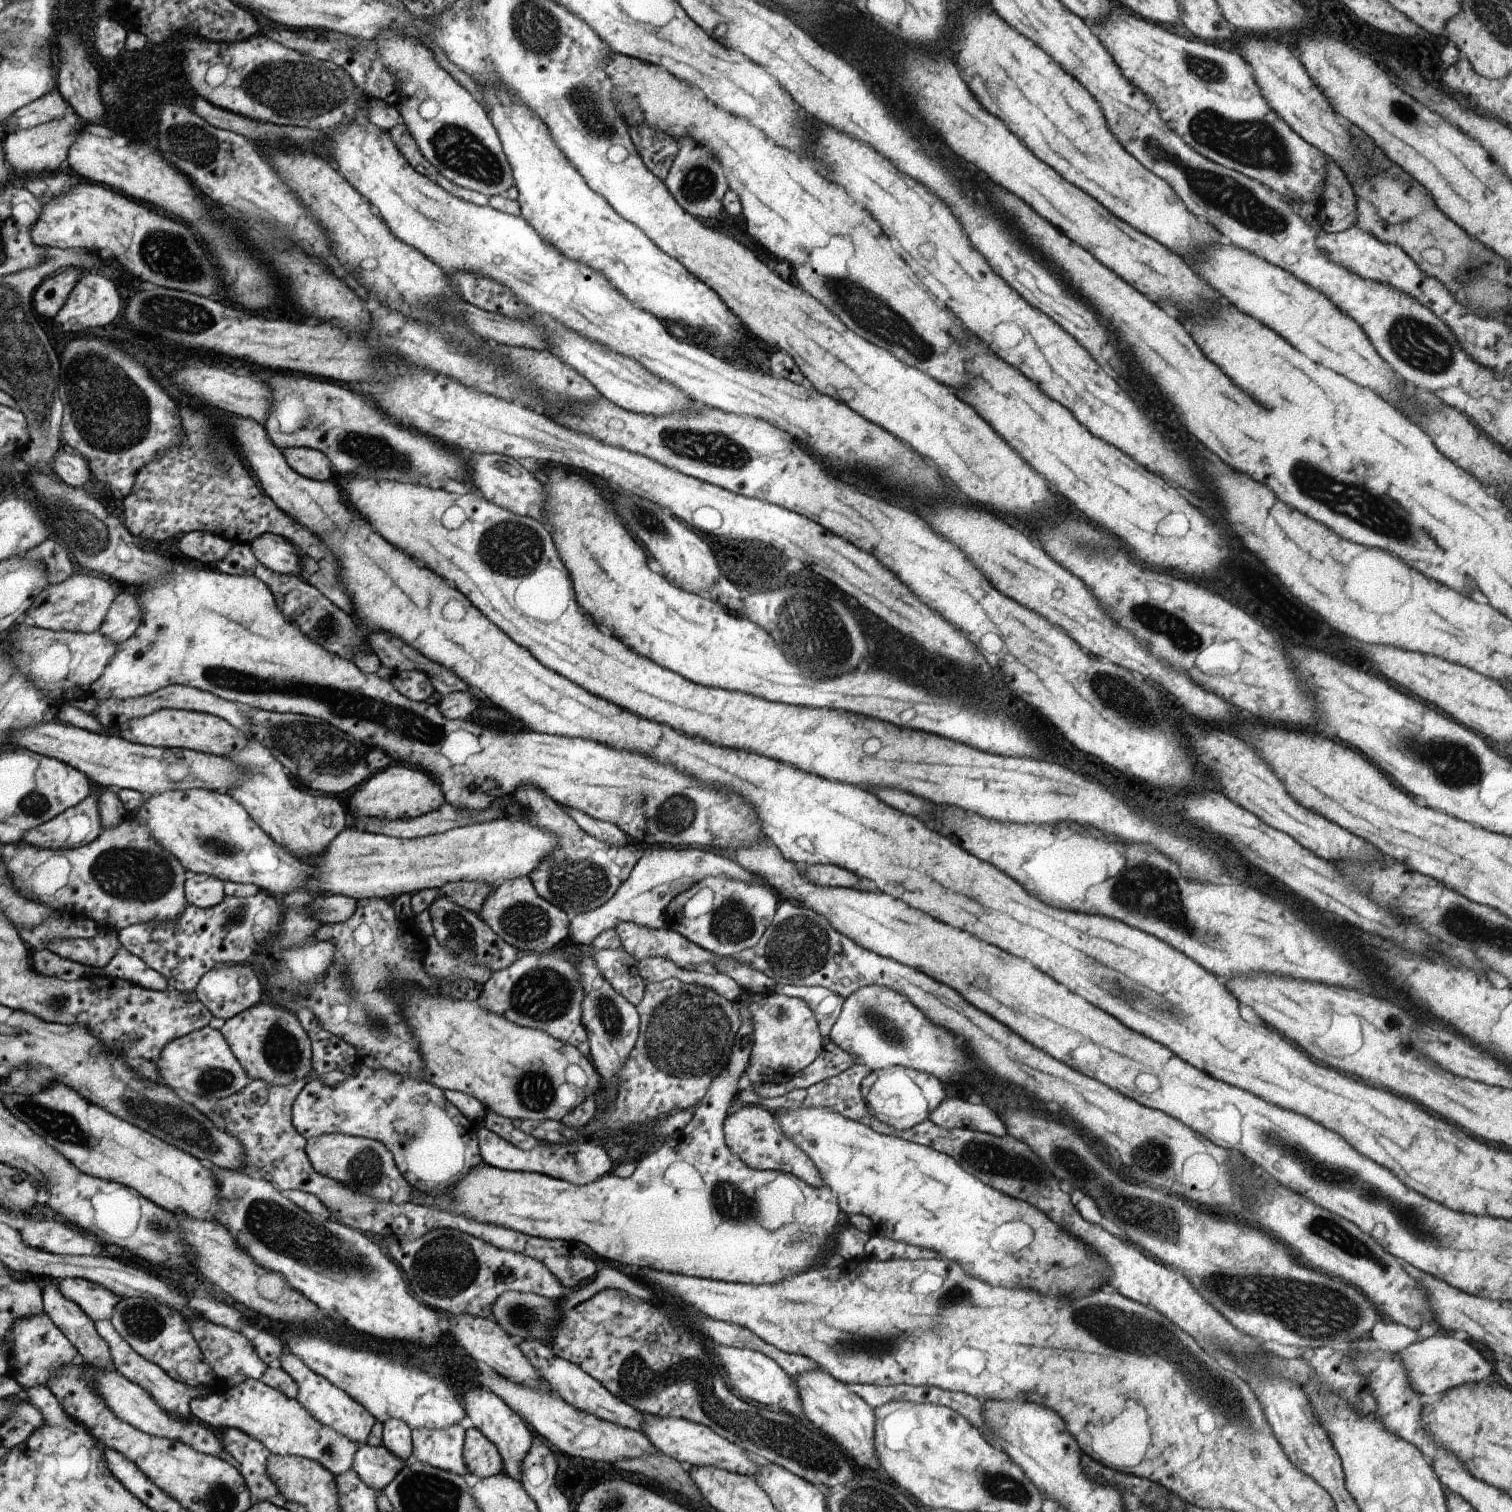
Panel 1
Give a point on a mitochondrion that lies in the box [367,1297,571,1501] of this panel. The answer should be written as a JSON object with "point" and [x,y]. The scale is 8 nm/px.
{"point":[527,1318]}

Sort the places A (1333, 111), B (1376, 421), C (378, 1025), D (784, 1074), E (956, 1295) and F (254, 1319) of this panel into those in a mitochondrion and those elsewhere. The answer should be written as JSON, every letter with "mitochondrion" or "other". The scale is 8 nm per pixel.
{"A":"other","B":"other","C":"mitochondrion","D":"other","E":"mitochondrion","F":"other"}

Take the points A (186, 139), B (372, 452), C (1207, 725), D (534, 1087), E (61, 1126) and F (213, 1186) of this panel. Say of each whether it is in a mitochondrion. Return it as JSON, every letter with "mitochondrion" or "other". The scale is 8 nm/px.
{"A":"mitochondrion","B":"mitochondrion","C":"other","D":"mitochondrion","E":"mitochondrion","F":"other"}

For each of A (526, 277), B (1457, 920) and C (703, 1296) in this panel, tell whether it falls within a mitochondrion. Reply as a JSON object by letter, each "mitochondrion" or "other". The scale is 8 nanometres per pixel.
{"A":"mitochondrion","B":"mitochondrion","C":"other"}

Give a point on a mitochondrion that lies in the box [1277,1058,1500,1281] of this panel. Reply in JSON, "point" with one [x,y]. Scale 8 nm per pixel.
{"point":[1329,1231]}

